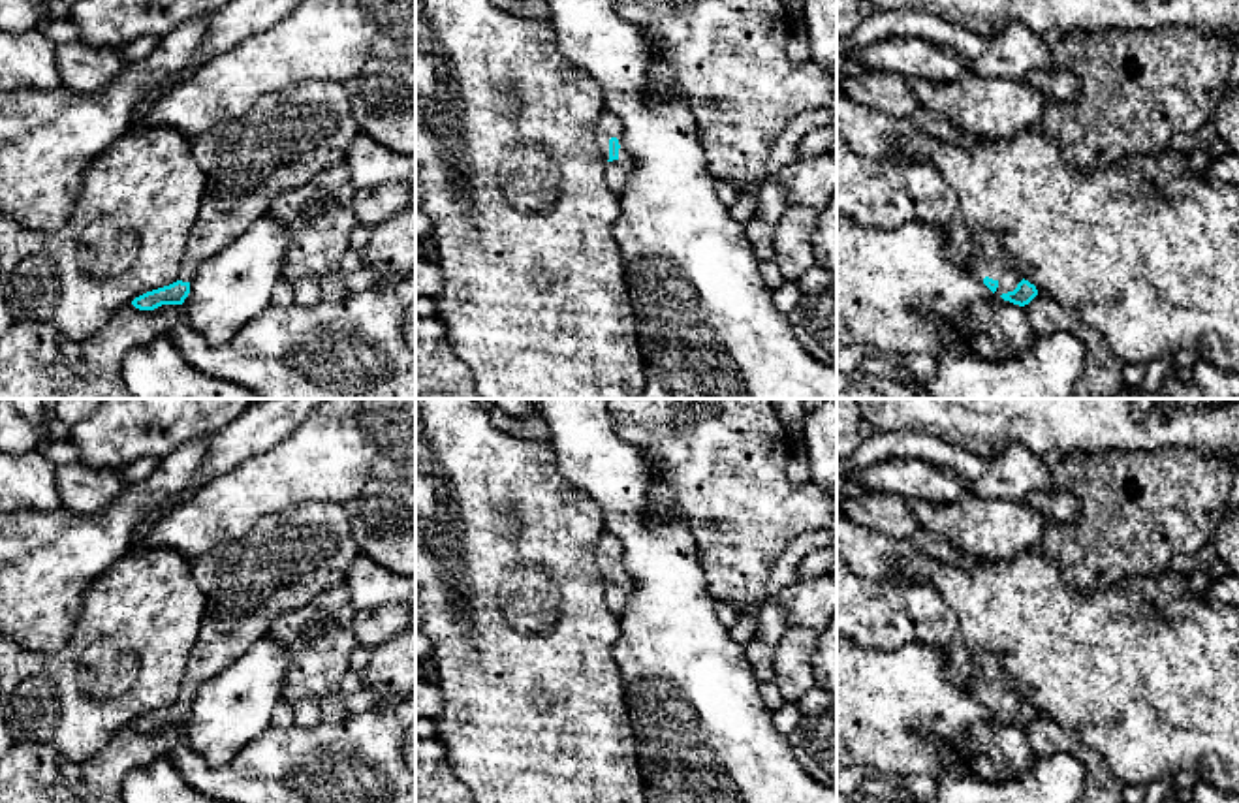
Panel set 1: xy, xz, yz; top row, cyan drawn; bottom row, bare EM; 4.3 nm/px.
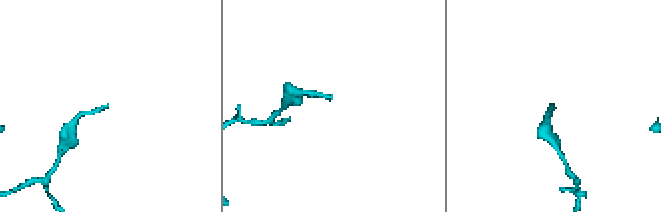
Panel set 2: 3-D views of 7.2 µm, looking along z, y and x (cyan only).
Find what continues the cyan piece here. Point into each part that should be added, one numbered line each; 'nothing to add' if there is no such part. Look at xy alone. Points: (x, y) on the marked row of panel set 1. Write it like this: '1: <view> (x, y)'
1: xy (288, 136)

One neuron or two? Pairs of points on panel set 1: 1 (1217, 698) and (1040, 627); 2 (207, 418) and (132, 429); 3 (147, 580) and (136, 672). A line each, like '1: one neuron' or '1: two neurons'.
1: one neuron
2: one neuron
3: one neuron

